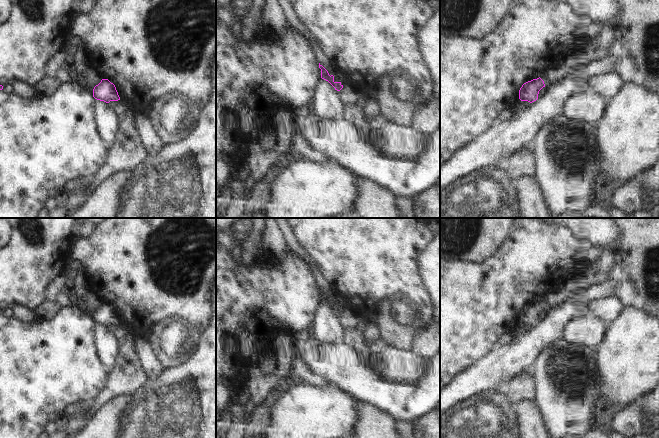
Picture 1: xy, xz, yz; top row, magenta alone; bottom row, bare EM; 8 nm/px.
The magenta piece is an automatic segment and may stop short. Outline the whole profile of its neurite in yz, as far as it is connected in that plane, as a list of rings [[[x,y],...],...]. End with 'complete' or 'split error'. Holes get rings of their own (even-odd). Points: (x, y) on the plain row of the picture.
[[[539,301],[528,305],[519,314],[519,323],[530,327],[538,323],[539,315],[545,311],[544,305]]] | complete

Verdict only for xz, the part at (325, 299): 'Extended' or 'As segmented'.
As segmented.

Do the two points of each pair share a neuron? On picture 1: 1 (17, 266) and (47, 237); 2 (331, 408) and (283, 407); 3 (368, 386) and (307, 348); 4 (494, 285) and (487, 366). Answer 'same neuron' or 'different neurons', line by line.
1: same neuron
2: same neuron
3: same neuron
4: different neurons

